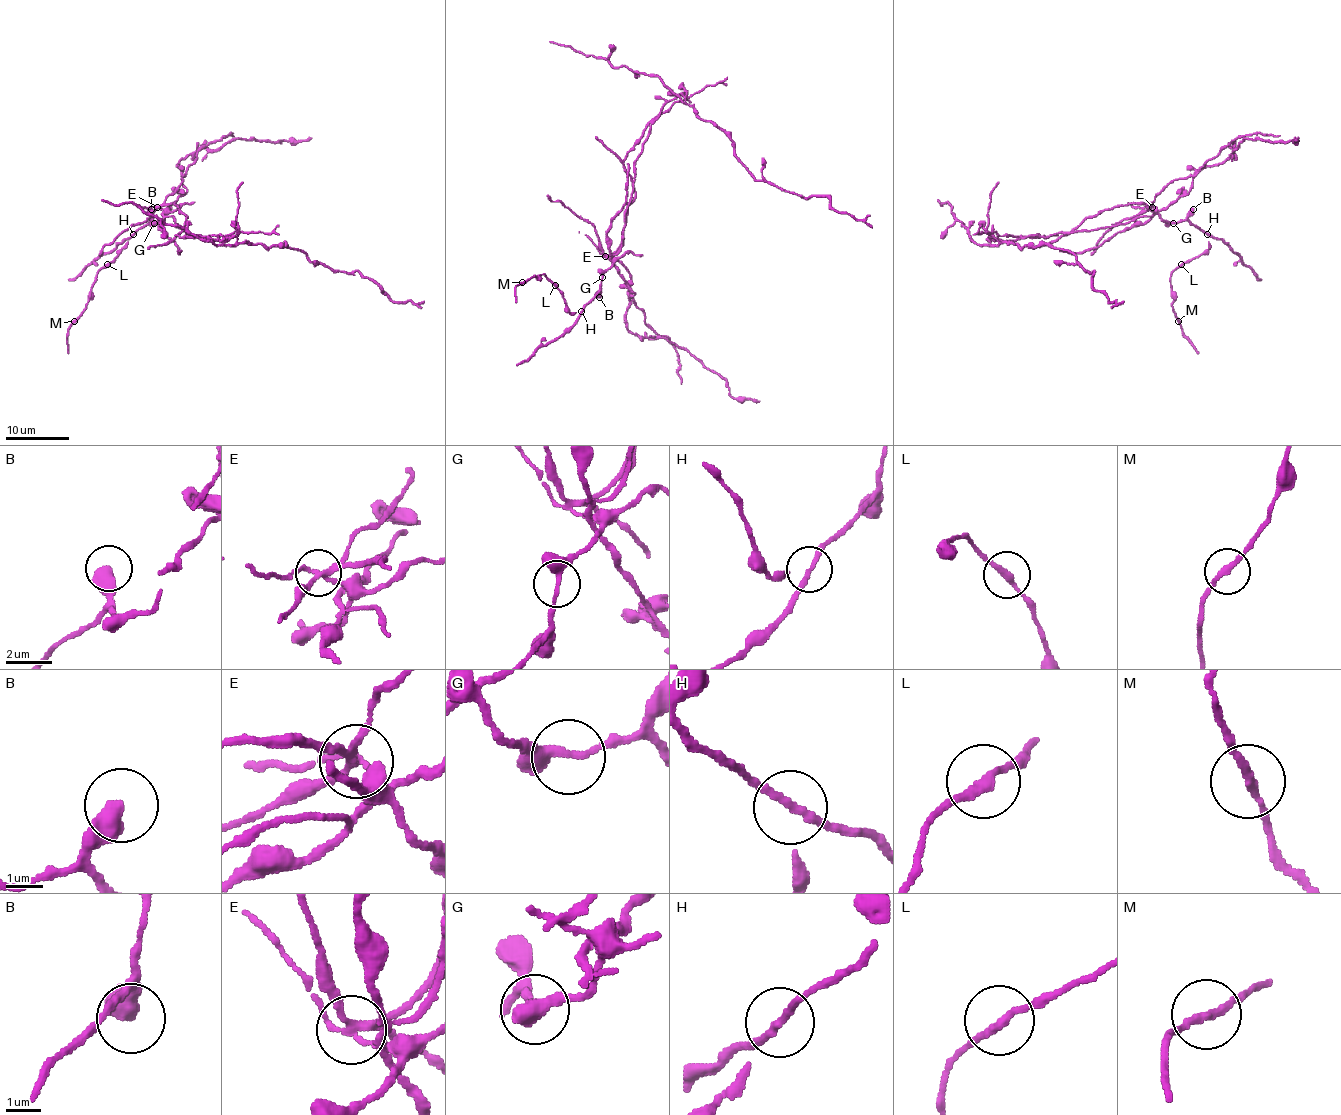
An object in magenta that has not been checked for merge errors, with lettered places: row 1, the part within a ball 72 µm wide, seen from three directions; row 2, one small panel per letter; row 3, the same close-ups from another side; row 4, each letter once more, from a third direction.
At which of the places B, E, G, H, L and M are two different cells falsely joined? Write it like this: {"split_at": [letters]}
{"split_at": ["E", "H"]}

